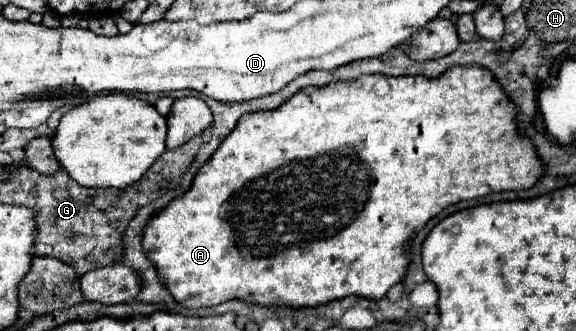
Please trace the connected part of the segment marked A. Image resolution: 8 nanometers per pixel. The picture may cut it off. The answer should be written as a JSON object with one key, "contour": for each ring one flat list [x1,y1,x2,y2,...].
{"contour":[[450,67,448,71,444,71,444,75,436,77,436,79,428,79,428,77,386,77,386,75,362,75,354,81,338,81,338,83,330,83,326,87,308,87,308,89,302,89,298,91,292,99,284,101,278,109,274,111,262,111,262,113,248,113,244,117,240,117,238,125,232,129,232,133,222,141,222,145,216,149,216,153,204,163,204,167,196,173,190,189,170,201,164,209,160,209,158,213,154,213,154,217,146,223,144,231,142,231,142,251,146,253,146,257,154,263,156,271,160,273,160,279,162,279,162,285,172,293,172,297,188,307,188,309,198,309,198,307,214,307,214,305,220,305,220,303,226,303,226,301,232,301,232,299,240,299,240,301,246,301,246,303,256,303,256,305,262,305,262,307,280,307,280,305,286,305,290,309,302,309,302,307,318,307,318,305,324,305,324,303,330,303,330,301,336,301,336,299,344,299,344,297,350,297,350,295,356,295,356,297,364,297,364,299,370,299,370,301,378,301,382,299,388,289,396,283,400,283,404,279,404,273,406,273,406,265,408,265,408,255,402,255,402,249,404,245,408,243,408,239,412,237,414,231,420,231,432,217,436,217,442,209,450,207,450,205,456,205,460,201,470,201,470,199,480,199,480,197,486,197,488,193,496,193,496,191,520,191,520,189,530,189,542,175,542,163,532,147,532,143,524,137,520,137,518,133,518,127,516,127,516,109,514,105,510,103,510,99,506,97,506,93,502,91,502,87,496,83,496,79,492,79,492,73,484,67]]}

